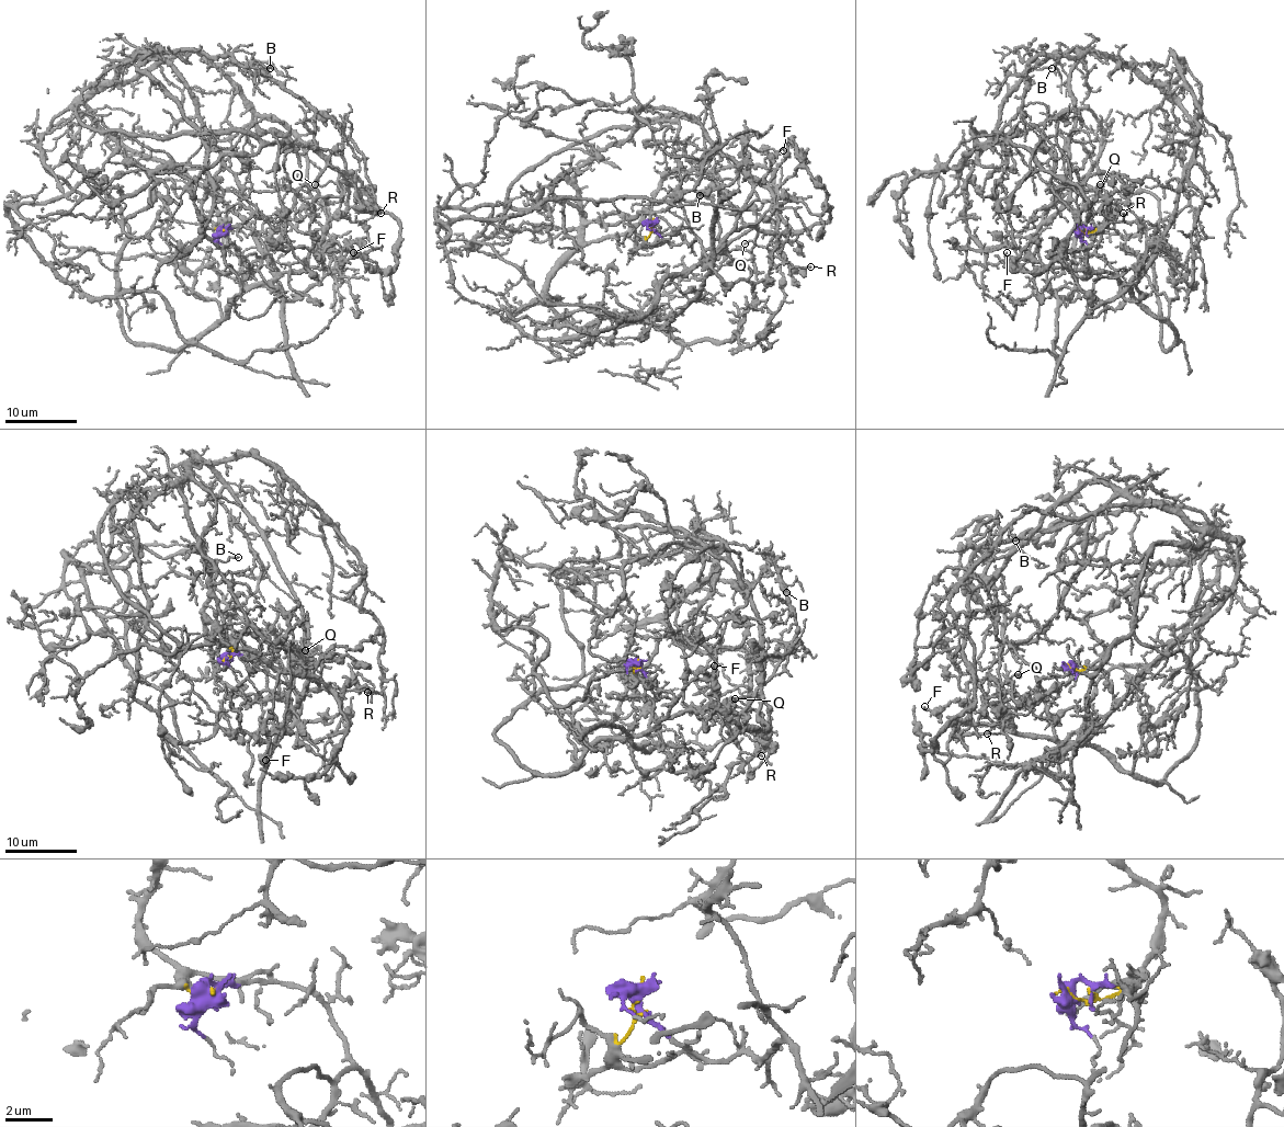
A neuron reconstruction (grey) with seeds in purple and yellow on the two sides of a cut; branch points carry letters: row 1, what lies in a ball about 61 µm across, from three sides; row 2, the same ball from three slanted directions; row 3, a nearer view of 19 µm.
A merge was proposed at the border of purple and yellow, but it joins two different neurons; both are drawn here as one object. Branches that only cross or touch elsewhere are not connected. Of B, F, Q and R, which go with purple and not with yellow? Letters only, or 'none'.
F, Q, R

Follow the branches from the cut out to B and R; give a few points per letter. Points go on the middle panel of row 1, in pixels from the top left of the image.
B: (652, 224), (631, 251), (650, 214), (603, 214), (583, 240), (625, 235), (673, 170), (699, 195)
R: (652, 224), (673, 243), (697, 239), (709, 257), (731, 231), (754, 226), (774, 235), (791, 265), (810, 265)

